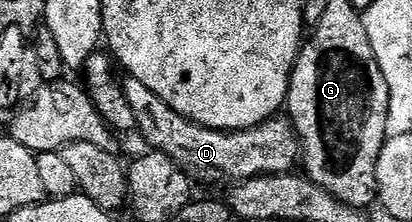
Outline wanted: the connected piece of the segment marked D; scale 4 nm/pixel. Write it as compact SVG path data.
M137 81L131 82L126 98L136 113L135 132L140 132L141 139L152 148L149 150L176 162L176 168L191 180L193 177L208 185L216 185L219 181L235 183L255 177L272 177L275 173L292 173L295 165L297 168L301 156L300 142L296 139L292 122L287 119L263 121L261 125L235 131L206 129L175 113L154 95L154 91L142 87Z

